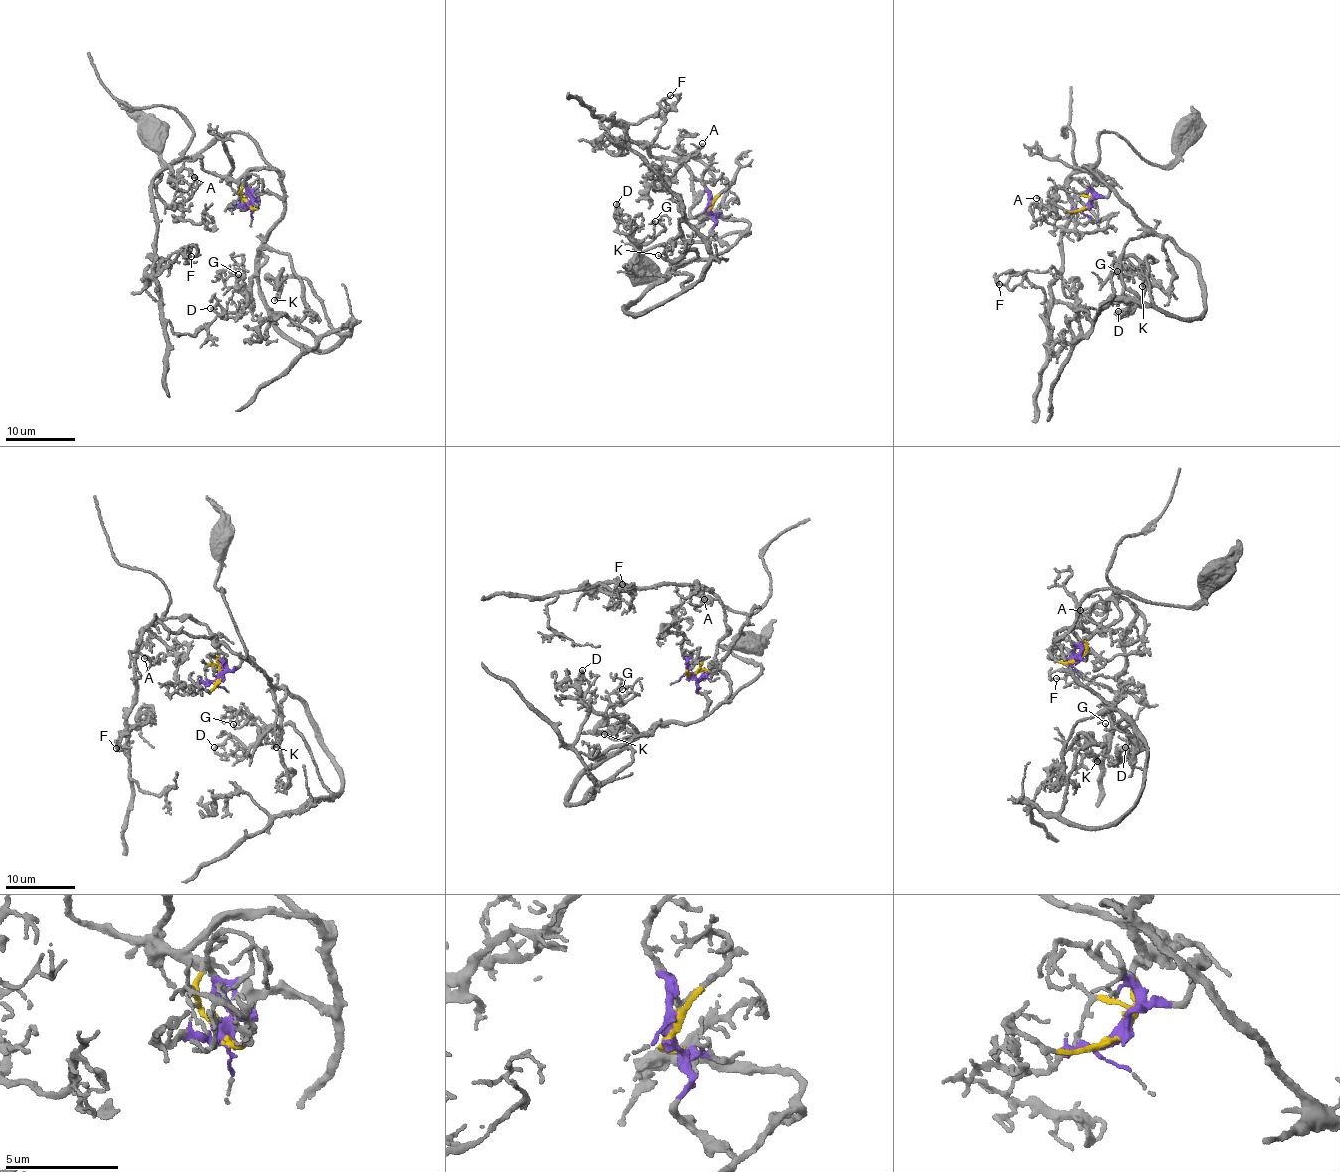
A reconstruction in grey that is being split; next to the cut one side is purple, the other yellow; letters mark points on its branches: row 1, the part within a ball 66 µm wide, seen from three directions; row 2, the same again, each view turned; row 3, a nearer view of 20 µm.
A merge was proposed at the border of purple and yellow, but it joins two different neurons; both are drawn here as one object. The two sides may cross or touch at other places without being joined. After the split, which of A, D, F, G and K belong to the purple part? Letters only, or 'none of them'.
D, G, K

